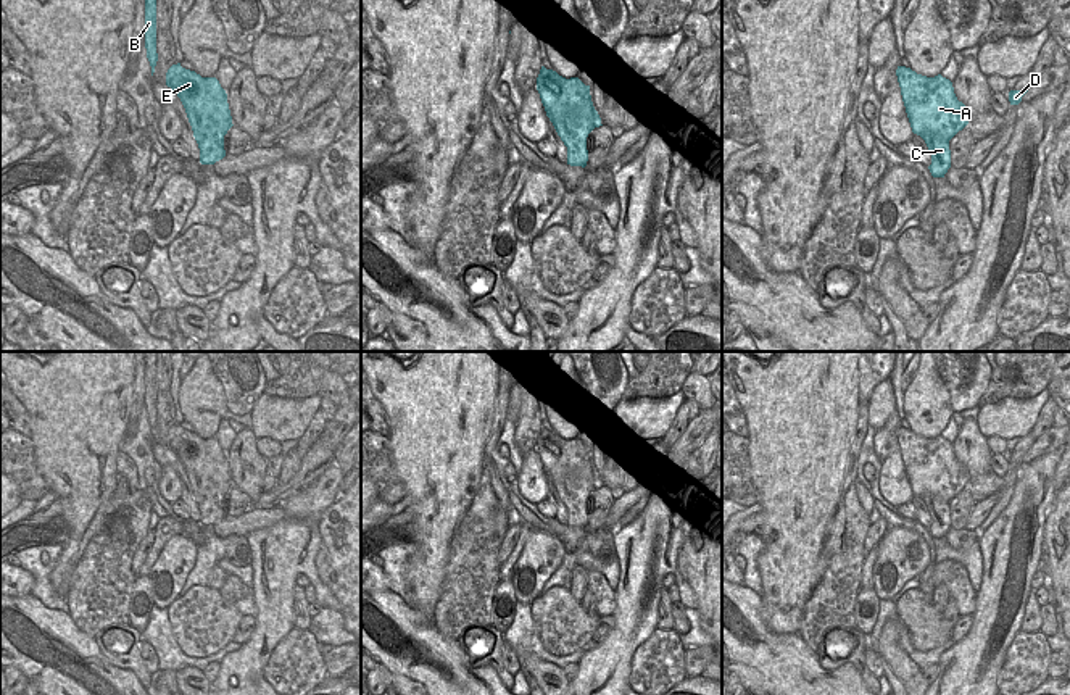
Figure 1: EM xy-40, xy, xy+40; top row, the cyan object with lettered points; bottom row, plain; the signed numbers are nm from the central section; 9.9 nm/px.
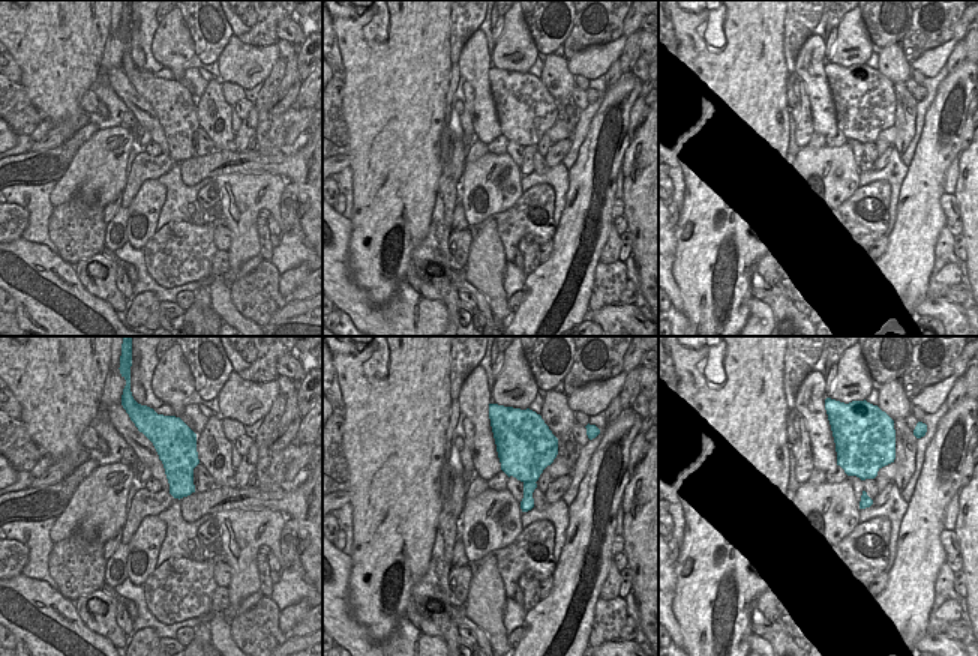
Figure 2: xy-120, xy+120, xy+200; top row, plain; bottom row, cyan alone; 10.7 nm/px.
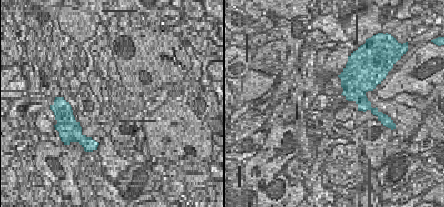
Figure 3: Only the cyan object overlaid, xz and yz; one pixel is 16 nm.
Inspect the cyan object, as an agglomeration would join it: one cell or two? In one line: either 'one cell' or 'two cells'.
two cells

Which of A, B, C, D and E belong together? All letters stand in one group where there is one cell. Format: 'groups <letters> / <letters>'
groups A D / B C E

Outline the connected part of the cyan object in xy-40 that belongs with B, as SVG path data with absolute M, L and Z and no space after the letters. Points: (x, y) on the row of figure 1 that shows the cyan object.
M145 0L145 48L151 66L151 76L158 61L156 53L156 0Z

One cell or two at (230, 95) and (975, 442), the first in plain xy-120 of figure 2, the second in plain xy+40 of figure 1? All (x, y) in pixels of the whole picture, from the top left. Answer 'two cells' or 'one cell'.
two cells

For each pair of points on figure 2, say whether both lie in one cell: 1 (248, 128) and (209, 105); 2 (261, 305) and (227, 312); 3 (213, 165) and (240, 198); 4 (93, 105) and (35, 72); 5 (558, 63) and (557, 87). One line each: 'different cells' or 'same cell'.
1: different cells
2: different cells
3: different cells
4: different cells
5: same cell

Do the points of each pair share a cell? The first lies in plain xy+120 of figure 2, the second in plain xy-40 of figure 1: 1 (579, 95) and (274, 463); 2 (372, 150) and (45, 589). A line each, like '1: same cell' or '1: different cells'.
1: same cell
2: different cells

